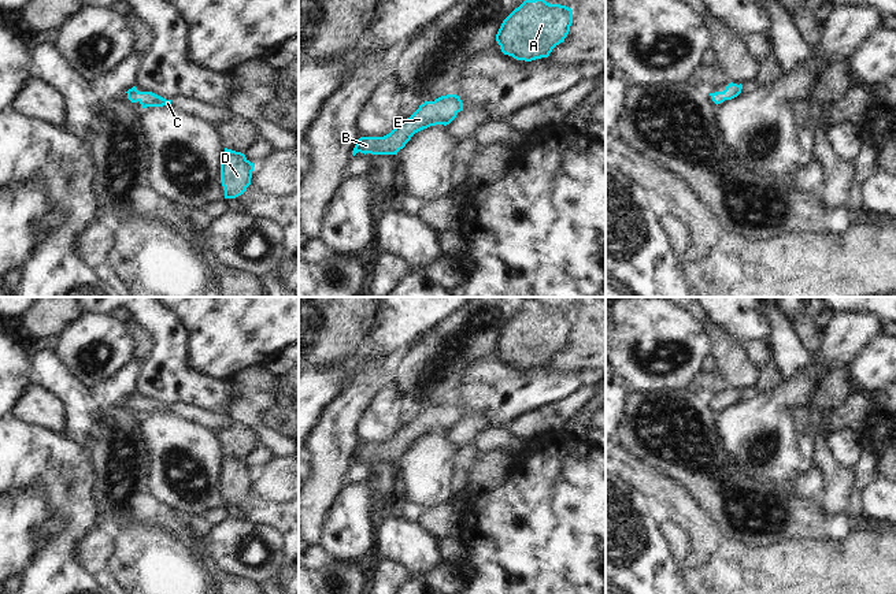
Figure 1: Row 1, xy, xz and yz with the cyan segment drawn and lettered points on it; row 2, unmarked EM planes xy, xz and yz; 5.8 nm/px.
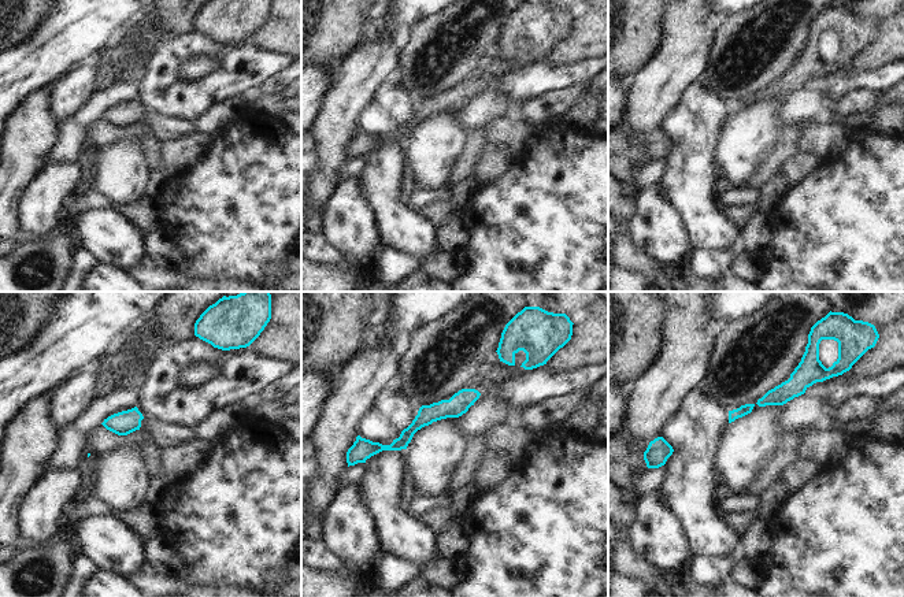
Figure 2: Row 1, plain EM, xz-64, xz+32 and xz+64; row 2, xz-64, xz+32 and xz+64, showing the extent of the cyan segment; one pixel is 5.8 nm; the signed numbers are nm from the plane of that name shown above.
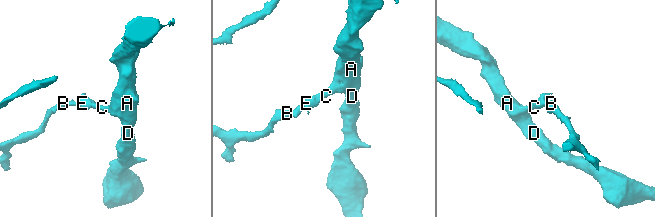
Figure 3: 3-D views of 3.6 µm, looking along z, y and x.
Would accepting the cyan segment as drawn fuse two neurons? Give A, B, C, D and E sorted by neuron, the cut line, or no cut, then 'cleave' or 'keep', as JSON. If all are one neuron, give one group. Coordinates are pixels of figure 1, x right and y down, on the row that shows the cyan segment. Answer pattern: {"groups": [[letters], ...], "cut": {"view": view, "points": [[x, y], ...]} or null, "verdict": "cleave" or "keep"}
{"groups": [["A", "B", "C", "D", "E"]], "cut": null, "verdict": "keep"}

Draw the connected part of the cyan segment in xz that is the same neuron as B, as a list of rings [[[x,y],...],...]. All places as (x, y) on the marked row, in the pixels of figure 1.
[[[448,93],[434,101],[425,101],[389,134],[384,137],[360,137],[352,155],[355,156],[358,152],[364,155],[397,155],[415,133],[436,125],[447,126],[460,111],[463,111],[463,103],[456,94]]]

